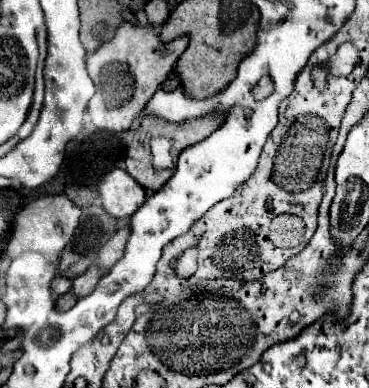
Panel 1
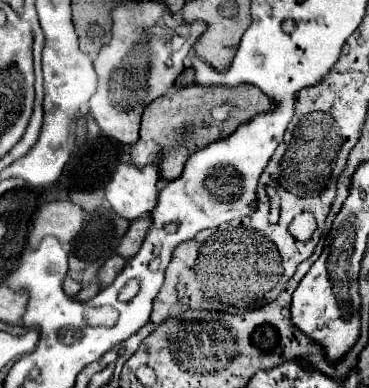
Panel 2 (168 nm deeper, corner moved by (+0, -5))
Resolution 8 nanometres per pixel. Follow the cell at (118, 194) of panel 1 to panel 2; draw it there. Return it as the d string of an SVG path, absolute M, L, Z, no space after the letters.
M160 151L160 155L158 155L150 165L146 165L146 167L136 167L132 161L128 161L128 163L122 163L122 165L114 171L110 183L106 185L106 199L110 201L112 209L114 209L118 215L122 215L124 219L134 221L134 219L138 219L138 217L148 215L148 213L156 207L156 203L158 203L158 187L156 187L156 183L158 183L158 179L160 179L160 159L162 159L162 151Z

